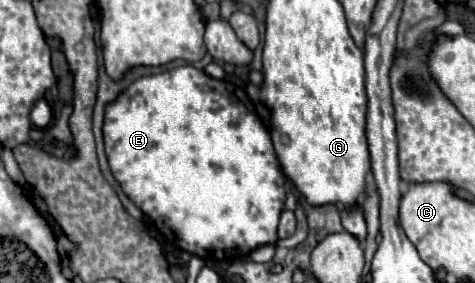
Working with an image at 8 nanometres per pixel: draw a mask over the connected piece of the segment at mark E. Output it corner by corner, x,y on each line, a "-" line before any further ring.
178,66
178,68
172,68
172,70
160,72
160,74
142,76
138,80
134,80
124,92
118,94
118,98
114,102
110,102
106,106
106,114
104,114
104,144
106,144
106,156
108,156
108,162
110,162
110,168
112,168
112,176
122,186
124,194
182,252
188,252
188,254
200,256
200,258
208,258
216,250
226,250
232,256
248,256
258,246
276,244
278,242
276,228
278,228
278,220
280,220
280,214
284,210
284,198
286,198
284,176
280,172
278,158
276,158
270,134
268,134
268,130
264,126
264,120
256,112
256,106
252,104
252,100
244,92
234,90
228,82
216,80
216,78
208,76
204,70
198,70
194,66

